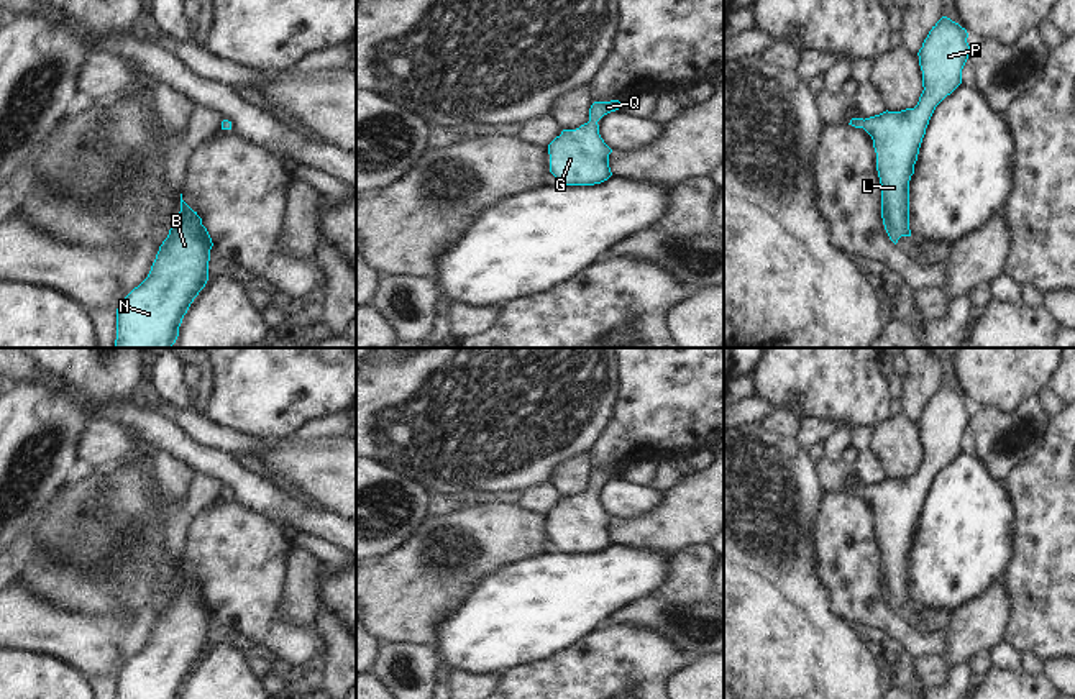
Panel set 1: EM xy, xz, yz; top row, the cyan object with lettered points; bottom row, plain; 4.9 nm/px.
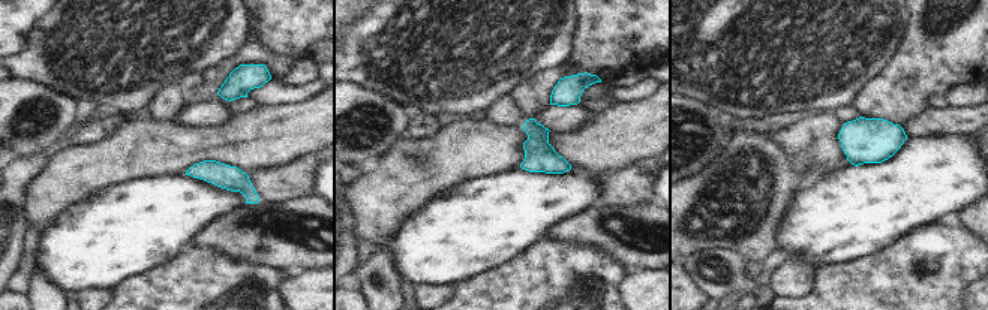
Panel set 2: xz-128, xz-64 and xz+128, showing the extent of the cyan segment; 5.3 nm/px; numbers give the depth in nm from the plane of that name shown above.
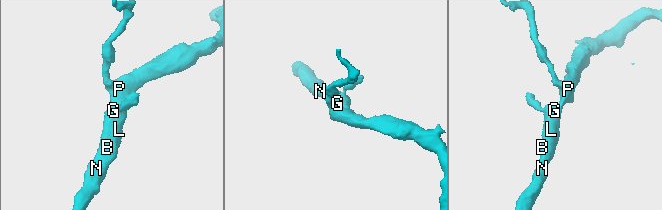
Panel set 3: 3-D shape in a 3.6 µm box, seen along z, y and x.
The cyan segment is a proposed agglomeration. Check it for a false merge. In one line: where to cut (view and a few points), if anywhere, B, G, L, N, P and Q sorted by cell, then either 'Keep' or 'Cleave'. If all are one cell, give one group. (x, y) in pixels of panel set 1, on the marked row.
No split. Groups: B G L N P Q. Keep

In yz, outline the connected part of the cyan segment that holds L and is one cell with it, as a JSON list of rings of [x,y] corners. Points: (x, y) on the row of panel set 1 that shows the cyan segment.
[[[942,16],[919,49],[922,94],[914,108],[883,112],[870,118],[852,118],[849,125],[863,128],[873,139],[876,171],[881,184],[881,218],[896,244],[909,230],[909,180],[919,148],[935,107],[962,84],[968,59],[968,33]]]

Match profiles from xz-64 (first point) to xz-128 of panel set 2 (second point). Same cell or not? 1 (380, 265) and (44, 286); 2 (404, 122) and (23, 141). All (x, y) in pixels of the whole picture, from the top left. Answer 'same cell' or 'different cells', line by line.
1: same cell
2: same cell

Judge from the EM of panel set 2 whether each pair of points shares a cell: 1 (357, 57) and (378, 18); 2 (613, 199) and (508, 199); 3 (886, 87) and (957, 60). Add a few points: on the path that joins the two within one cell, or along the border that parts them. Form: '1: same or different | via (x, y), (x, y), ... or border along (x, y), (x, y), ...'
1: same | via (366, 48), (377, 38), (378, 27)
2: different | border along (595, 175), (601, 183), (601, 201)
3: same | via (904, 87), (934, 60), (939, 60)

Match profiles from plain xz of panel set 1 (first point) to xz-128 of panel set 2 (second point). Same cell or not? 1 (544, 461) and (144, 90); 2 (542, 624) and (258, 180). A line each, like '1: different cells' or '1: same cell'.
1: same cell
2: different cells

